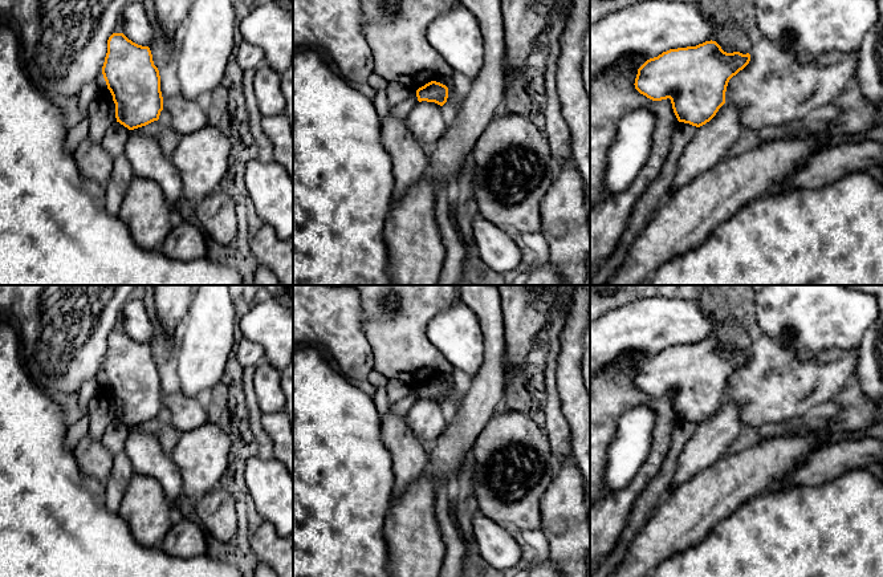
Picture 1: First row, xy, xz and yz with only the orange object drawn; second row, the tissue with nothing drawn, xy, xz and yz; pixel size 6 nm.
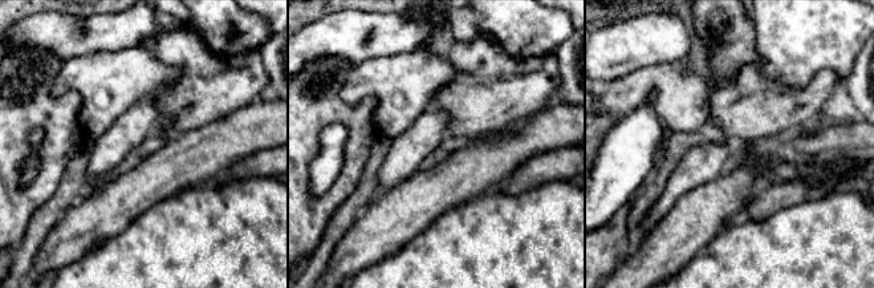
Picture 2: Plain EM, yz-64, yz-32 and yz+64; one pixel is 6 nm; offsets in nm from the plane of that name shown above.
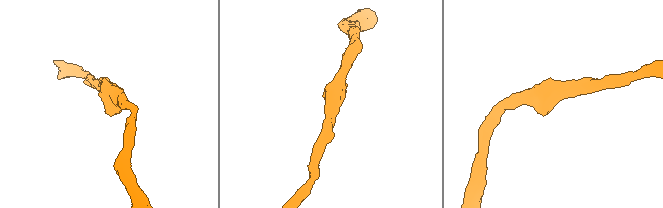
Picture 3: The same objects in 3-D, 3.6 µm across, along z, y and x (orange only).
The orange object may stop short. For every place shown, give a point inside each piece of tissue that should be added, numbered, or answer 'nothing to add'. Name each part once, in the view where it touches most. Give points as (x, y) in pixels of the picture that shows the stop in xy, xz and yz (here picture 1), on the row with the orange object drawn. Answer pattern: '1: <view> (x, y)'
nothing to add

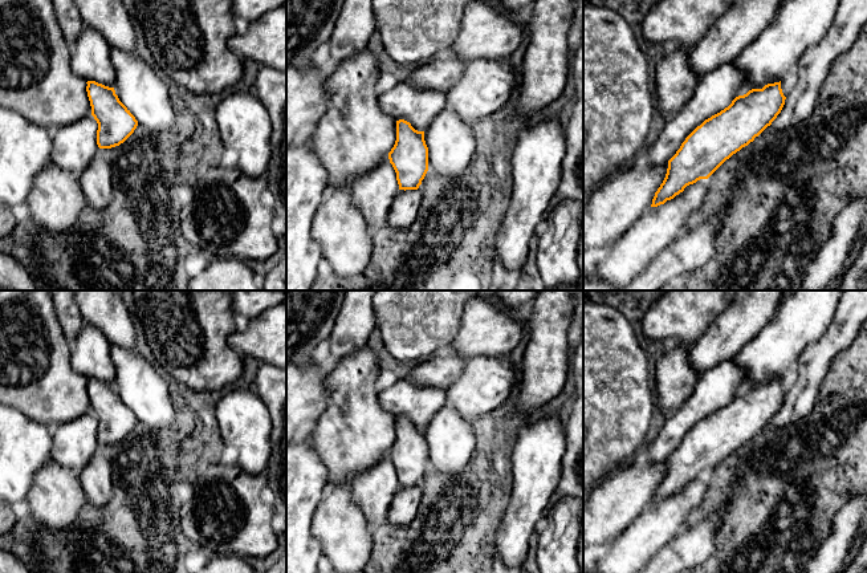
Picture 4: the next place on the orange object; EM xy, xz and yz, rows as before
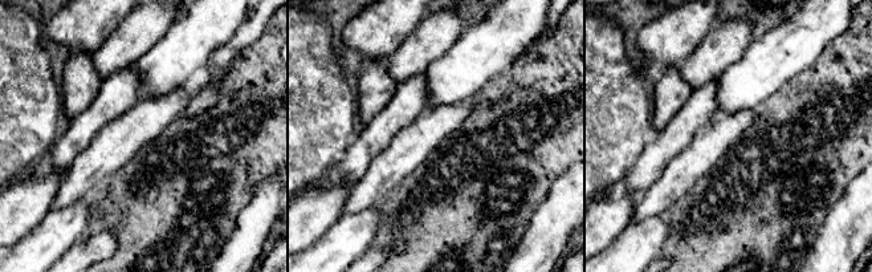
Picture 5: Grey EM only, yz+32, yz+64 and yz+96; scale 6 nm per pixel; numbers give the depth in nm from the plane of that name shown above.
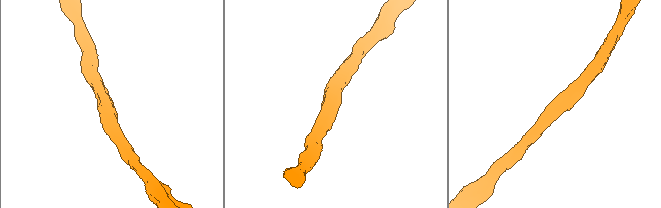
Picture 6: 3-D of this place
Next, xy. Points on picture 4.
1: xy (146, 94)

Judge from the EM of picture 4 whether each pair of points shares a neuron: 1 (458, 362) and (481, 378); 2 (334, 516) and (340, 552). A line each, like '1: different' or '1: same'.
1: different
2: same

